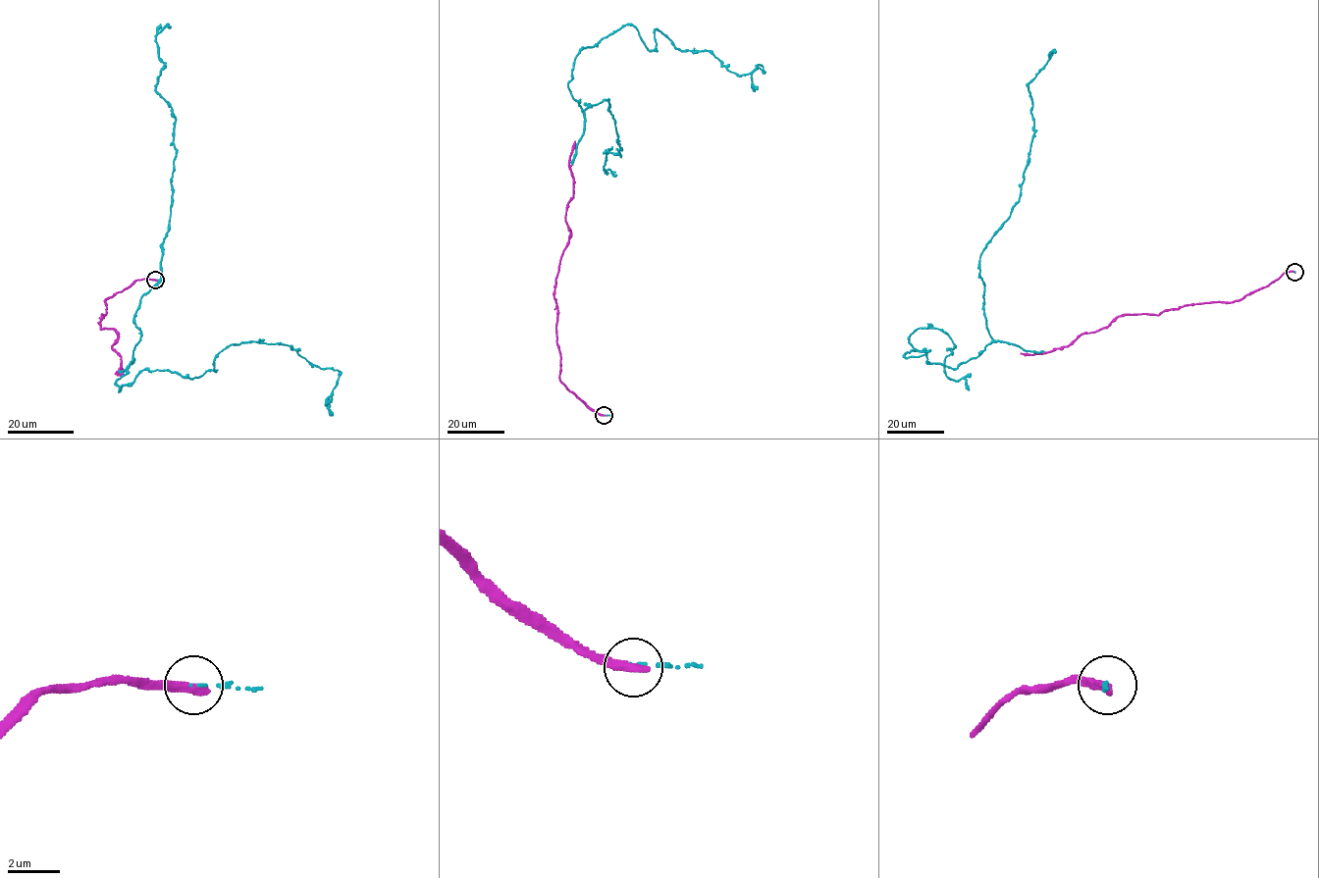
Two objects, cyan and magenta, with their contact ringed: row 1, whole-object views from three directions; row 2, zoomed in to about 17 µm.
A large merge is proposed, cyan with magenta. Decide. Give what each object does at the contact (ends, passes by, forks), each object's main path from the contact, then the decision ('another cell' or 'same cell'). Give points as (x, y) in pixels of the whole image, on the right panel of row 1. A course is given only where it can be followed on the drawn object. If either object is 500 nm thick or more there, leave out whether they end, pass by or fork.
cyan ends; magenta ends; course cyan (1294, 272), (1037, 352), (993, 341), (956, 368), (904, 356), (929, 351), (909, 336), (942, 330), (969, 389); course magenta (1294, 272), (1232, 302), (1187, 304), (1158, 315), (1125, 314), (1067, 345), (1021, 353); another cell

